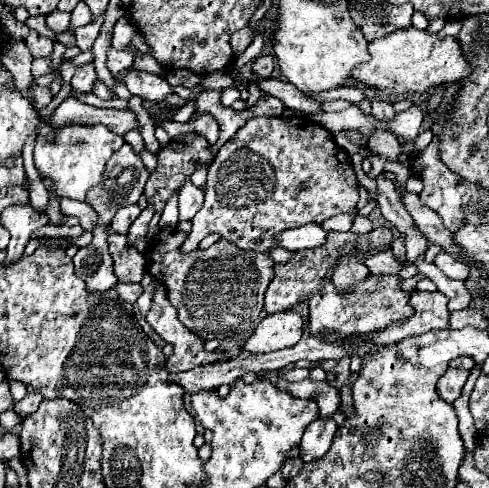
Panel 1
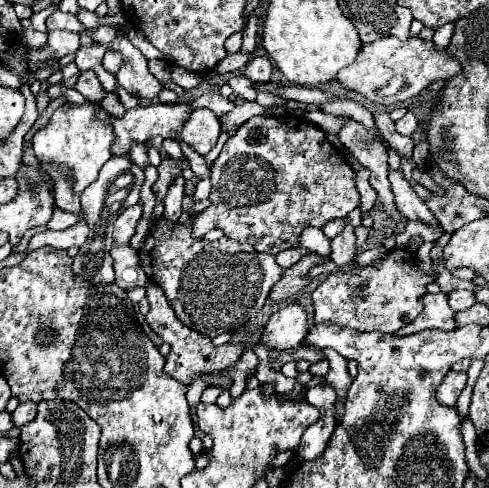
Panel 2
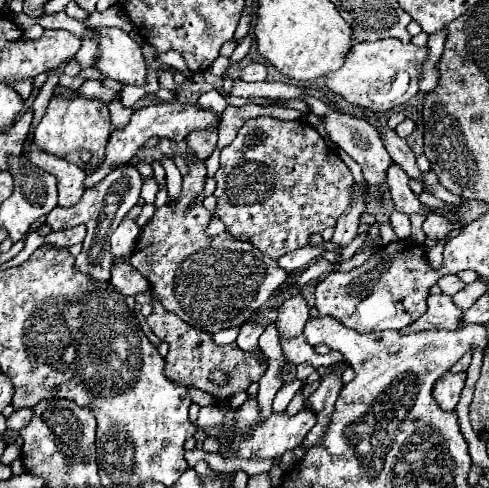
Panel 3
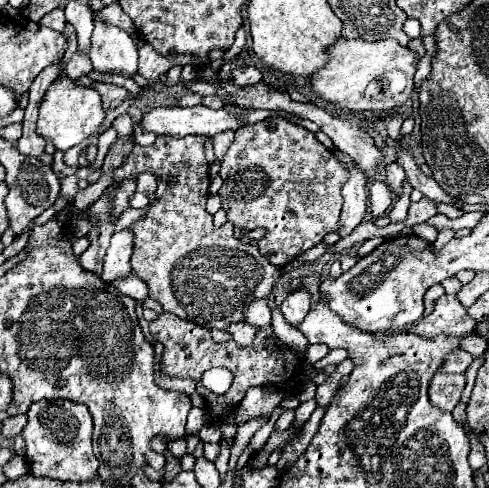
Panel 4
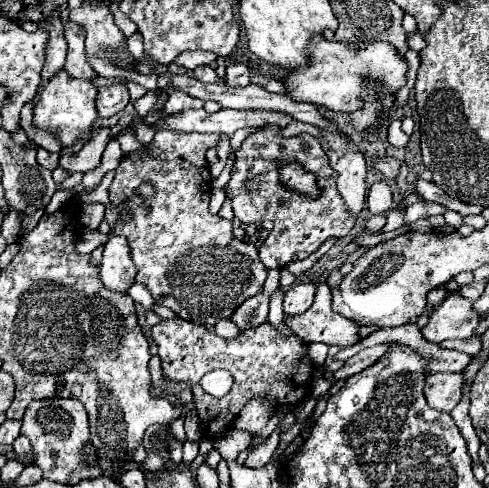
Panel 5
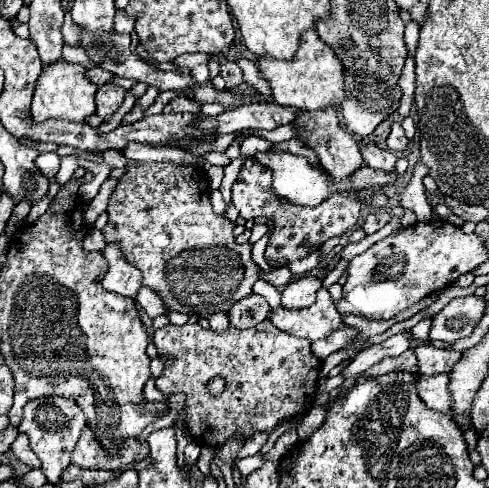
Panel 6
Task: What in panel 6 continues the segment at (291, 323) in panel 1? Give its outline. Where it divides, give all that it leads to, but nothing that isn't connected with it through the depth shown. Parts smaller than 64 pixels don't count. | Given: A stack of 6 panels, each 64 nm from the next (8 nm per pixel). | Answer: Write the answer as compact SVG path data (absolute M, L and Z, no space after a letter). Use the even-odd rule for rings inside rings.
M310 276L294 280L282 292L282 306L288 310L296 310L296 308L300 310L300 308L312 306L316 300L316 290L320 286L322 286L322 282L318 278L310 278Z

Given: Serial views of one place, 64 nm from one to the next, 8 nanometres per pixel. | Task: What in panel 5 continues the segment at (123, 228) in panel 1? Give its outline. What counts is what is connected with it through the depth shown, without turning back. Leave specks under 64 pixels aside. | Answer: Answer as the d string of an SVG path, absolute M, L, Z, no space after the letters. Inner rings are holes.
M110 236L104 246L104 258L100 264L100 278L106 288L126 292L128 284L136 280L136 266L130 258L130 246L126 236Z

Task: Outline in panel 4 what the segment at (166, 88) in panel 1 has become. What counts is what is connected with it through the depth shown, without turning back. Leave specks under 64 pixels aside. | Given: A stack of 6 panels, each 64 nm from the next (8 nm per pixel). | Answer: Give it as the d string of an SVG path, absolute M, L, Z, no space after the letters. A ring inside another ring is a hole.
M94 20L90 60L98 72L110 72L124 78L138 74L138 46L132 36L100 20Z

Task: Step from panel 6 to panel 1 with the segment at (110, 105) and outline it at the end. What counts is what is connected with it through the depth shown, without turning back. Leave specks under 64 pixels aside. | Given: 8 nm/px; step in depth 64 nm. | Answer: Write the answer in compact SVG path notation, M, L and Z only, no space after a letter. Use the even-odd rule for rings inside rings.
M88 62L88 64L82 64L82 66L76 66L76 72L70 80L72 88L78 90L78 92L84 92L88 94L92 90L92 82L96 78L96 72L94 72L94 64Z

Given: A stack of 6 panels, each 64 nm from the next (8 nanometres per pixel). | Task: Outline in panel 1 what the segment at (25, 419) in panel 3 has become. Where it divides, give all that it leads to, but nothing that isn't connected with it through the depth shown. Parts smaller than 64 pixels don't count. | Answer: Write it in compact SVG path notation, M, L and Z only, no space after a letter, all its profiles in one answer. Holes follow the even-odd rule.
M30 392L30 394L26 394L20 402L14 404L14 410L16 410L22 418L26 418L26 416L30 416L32 412L36 412L36 408L38 408L40 402L42 402L42 394L40 394L40 392Z

